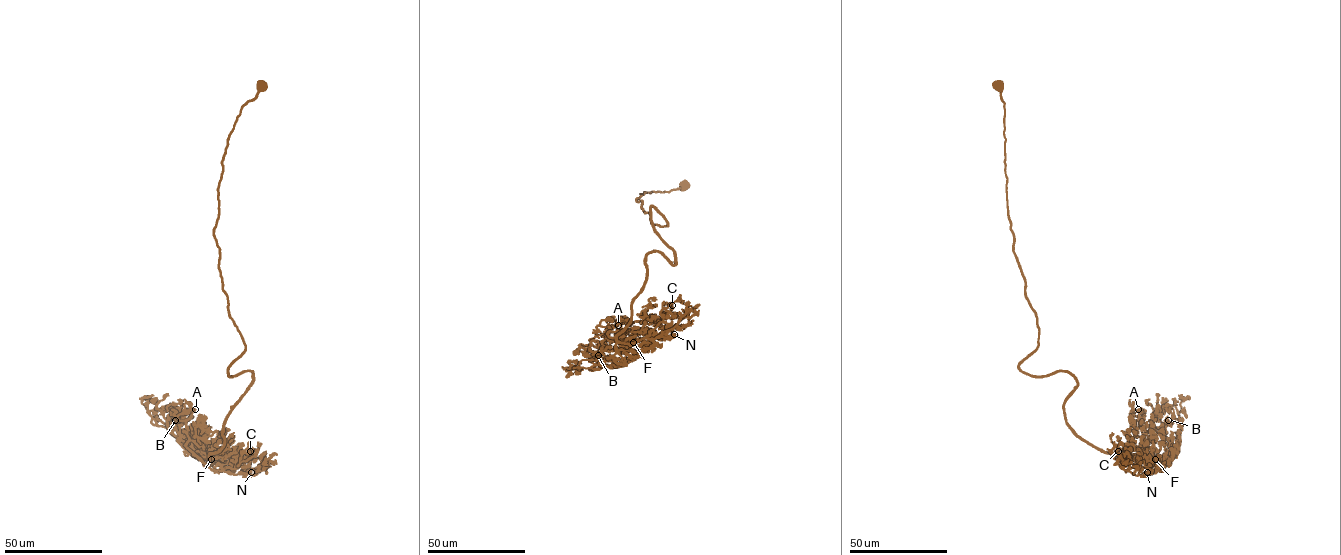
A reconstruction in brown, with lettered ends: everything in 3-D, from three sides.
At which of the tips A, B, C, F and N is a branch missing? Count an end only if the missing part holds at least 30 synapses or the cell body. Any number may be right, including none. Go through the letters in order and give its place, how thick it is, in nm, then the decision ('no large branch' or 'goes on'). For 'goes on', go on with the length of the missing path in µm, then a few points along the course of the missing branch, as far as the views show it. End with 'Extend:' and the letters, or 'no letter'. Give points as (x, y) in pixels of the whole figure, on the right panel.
A: place (1138, 409); calibre 360 nm; no large branch
B: place (1168, 420); calibre 320 nm; no large branch
C: place (1118, 451); calibre 480 nm; no large branch
F: place (1155, 459); calibre 400 nm; goes on; missing 15 µm
N: place (1147, 472); calibre 460 nm; no large branch
Extend: F

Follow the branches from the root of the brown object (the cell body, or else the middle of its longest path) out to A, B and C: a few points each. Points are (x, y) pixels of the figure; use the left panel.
A: (261, 86), (228, 138), (214, 231), (245, 345), (228, 375), (253, 381), (208, 463), (185, 446), (195, 409)
B: (261, 86), (228, 138), (214, 231), (245, 345), (228, 375), (253, 381), (208, 463), (179, 443), (175, 420)
C: (261, 86), (214, 231), (245, 345), (228, 375), (253, 381), (224, 446), (194, 455), (222, 470), (250, 451)

